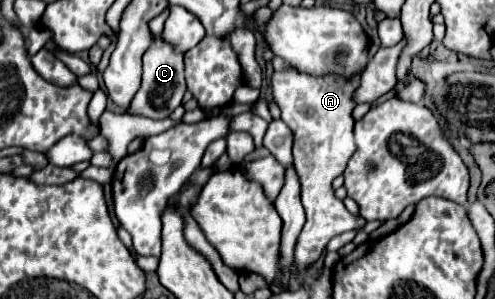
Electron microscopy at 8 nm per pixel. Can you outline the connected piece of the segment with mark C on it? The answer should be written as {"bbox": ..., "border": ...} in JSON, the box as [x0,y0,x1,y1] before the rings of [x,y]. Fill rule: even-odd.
{"bbox":[127,42,185,118],"border":[[[151,42],[147,52],[143,54],[143,80],[135,98],[129,104],[127,114],[145,116],[145,118],[167,118],[177,106],[183,102],[185,94],[185,62],[183,54],[175,50],[175,46],[167,46],[167,42]]]}

